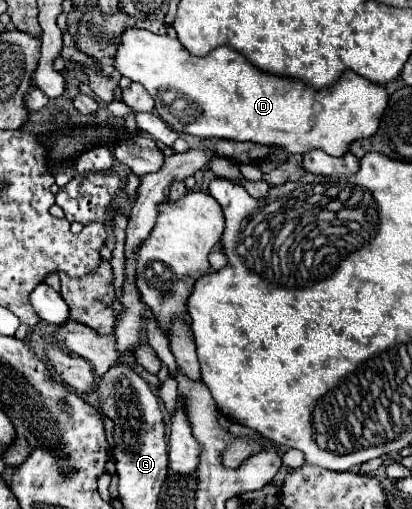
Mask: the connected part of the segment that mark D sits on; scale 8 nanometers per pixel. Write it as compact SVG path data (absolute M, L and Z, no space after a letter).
M126 28L122 32L114 56L114 68L132 82L142 84L154 98L158 116L180 134L192 134L198 138L216 136L242 142L248 140L262 146L276 144L284 146L290 154L304 154L308 150L320 148L332 156L342 156L348 150L350 142L358 138L368 138L378 130L378 122L388 104L388 94L384 86L374 84L352 70L346 70L336 86L326 90L314 90L310 86L304 88L304 84L298 80L278 78L260 72L258 68L248 64L248 60L240 52L232 48L220 46L214 48L214 52L198 58L194 54L188 54L178 38L168 34L158 36L150 30L140 28Z

